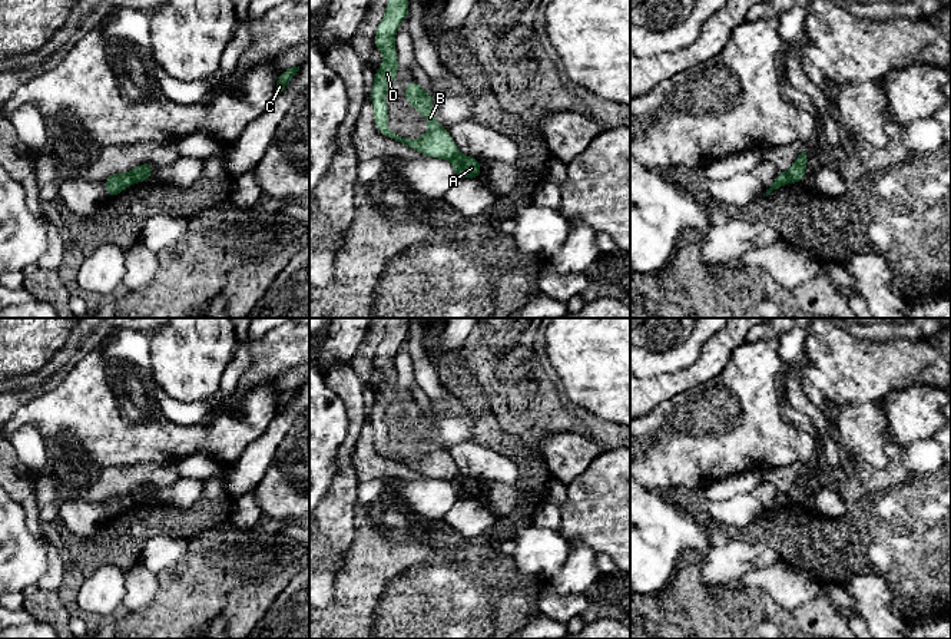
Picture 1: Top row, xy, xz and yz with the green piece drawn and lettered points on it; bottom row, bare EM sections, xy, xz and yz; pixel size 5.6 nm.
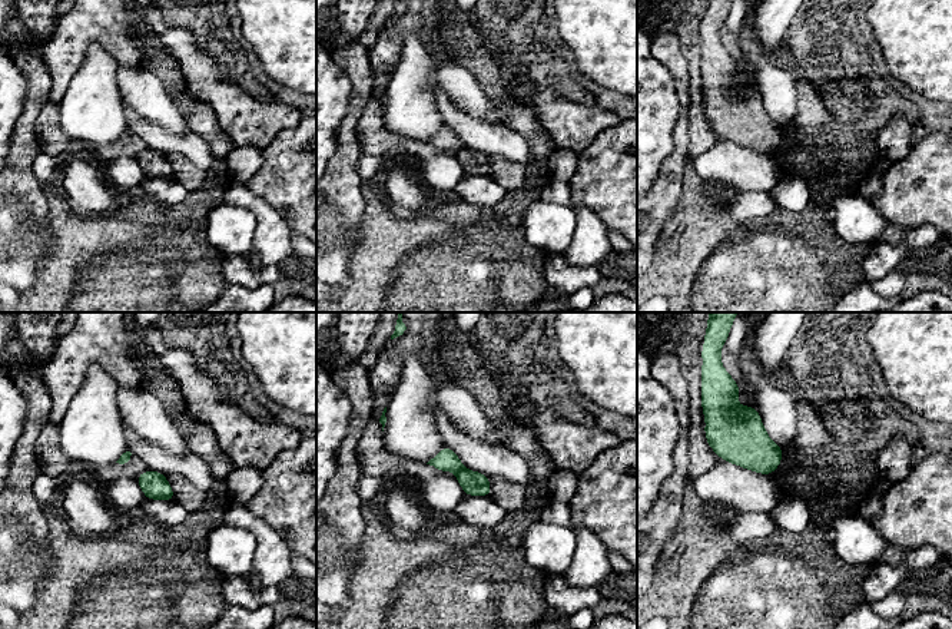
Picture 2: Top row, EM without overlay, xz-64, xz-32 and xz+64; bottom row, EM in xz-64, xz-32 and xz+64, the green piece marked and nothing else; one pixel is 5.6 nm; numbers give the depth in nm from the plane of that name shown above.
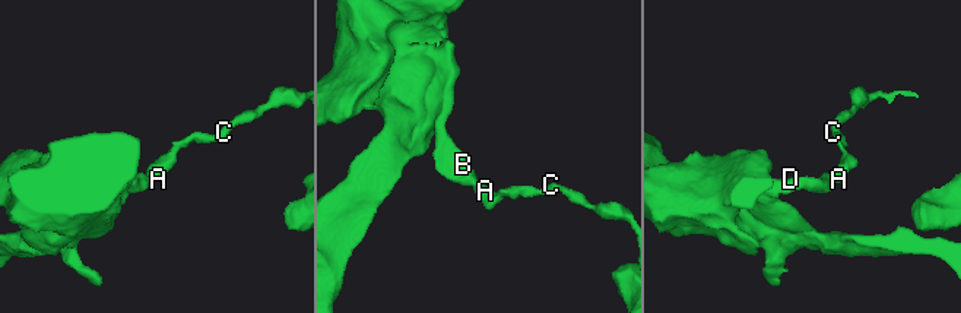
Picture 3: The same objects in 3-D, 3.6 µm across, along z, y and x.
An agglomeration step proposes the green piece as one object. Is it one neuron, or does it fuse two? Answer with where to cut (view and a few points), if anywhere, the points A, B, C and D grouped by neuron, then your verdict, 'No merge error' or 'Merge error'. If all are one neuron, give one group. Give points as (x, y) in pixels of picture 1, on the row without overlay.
Split along yz (785, 493), (791, 502). Groups: A C / B D. Merge error

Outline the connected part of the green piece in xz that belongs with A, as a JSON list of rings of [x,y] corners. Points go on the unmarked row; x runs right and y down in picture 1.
[[[458,473],[450,483],[458,500],[467,500],[467,499],[478,500],[481,496],[480,490],[481,481],[476,479],[465,477]]]

